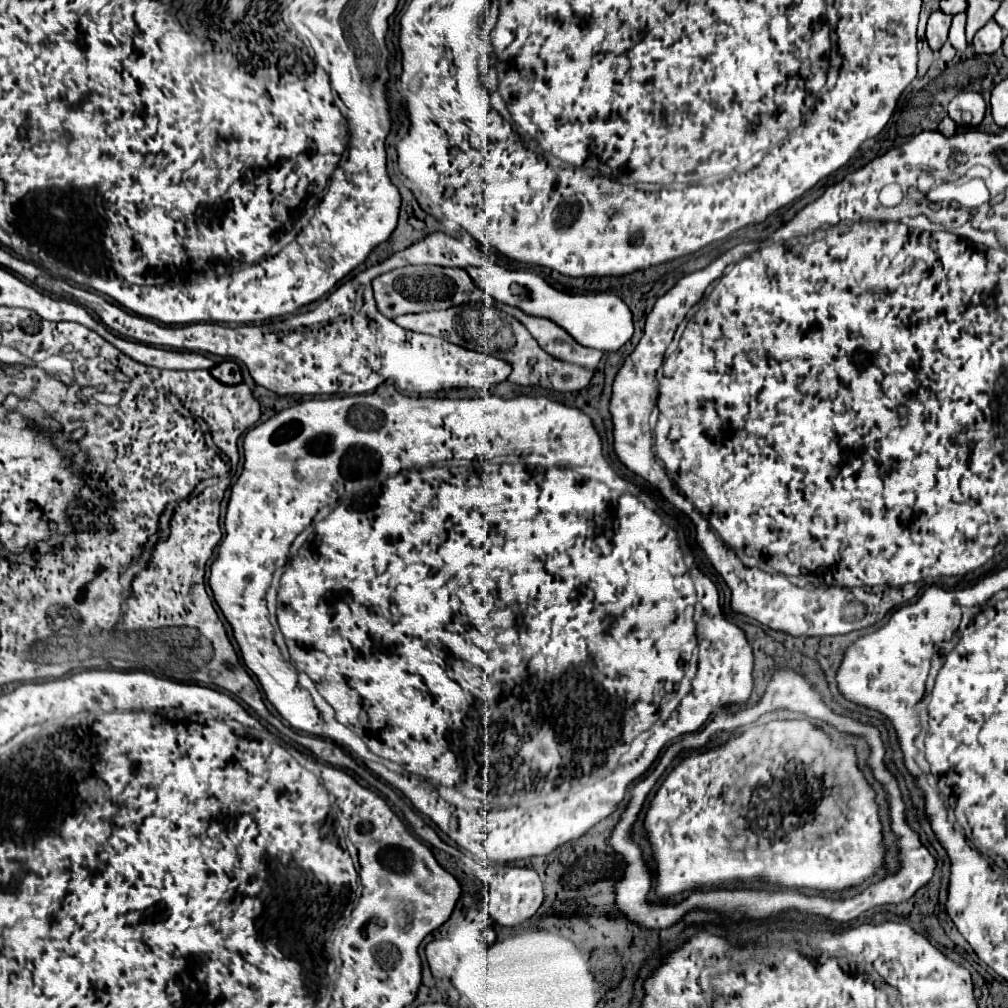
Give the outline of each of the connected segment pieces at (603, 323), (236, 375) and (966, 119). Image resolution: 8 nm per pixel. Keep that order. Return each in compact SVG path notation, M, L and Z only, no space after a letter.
M498 264L490 266L474 266L466 270L472 280L494 300L520 308L522 312L538 318L548 318L556 322L560 328L564 328L578 344L584 344L588 348L596 350L618 350L622 344L626 344L634 332L632 326L632 314L628 306L616 296L616 294L564 294L554 290L542 276L528 272L528 270L506 270Z
M226 360L226 362L220 362L216 364L210 374L214 378L218 378L220 382L224 384L240 384L242 382L242 374L240 374L240 366L234 362L234 360Z
M960 92L948 106L948 116L958 126L978 126L984 118L986 102L978 92Z

